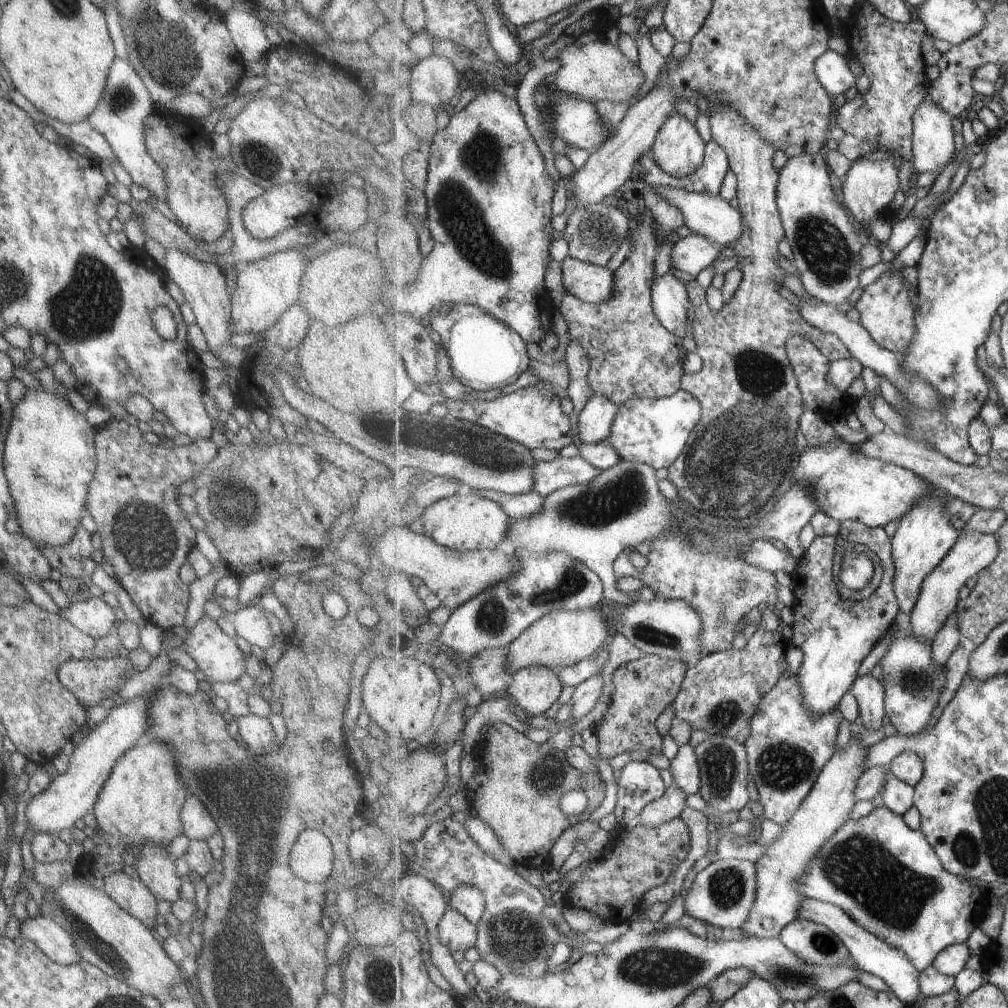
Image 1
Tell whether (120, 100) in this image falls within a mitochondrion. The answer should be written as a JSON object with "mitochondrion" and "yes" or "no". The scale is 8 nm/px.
{"mitochondrion":"yes"}

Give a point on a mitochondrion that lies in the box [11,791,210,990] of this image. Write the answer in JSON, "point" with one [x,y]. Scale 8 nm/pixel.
{"point":[84,932]}

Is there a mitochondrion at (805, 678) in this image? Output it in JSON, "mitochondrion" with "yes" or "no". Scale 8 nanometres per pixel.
{"mitochondrion":"no"}

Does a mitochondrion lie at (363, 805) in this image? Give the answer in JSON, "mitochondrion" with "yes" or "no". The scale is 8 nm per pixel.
{"mitochondrion":"no"}

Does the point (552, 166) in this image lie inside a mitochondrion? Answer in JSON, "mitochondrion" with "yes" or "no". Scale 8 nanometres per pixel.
{"mitochondrion":"no"}

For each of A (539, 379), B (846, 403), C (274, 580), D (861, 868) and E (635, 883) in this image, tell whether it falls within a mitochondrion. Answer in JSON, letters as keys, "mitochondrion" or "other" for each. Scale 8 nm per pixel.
{"A":"other","B":"other","C":"other","D":"mitochondrion","E":"other"}

